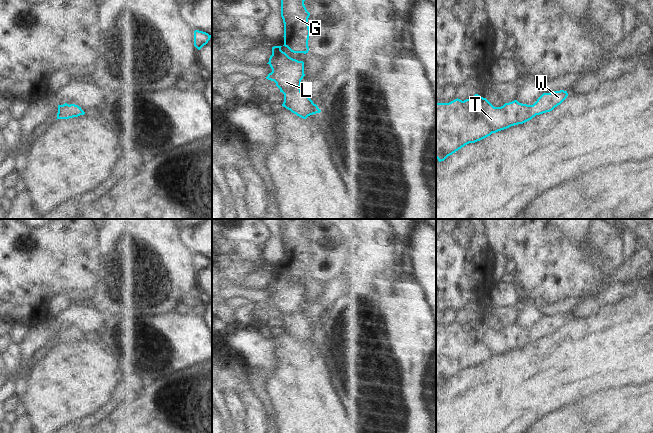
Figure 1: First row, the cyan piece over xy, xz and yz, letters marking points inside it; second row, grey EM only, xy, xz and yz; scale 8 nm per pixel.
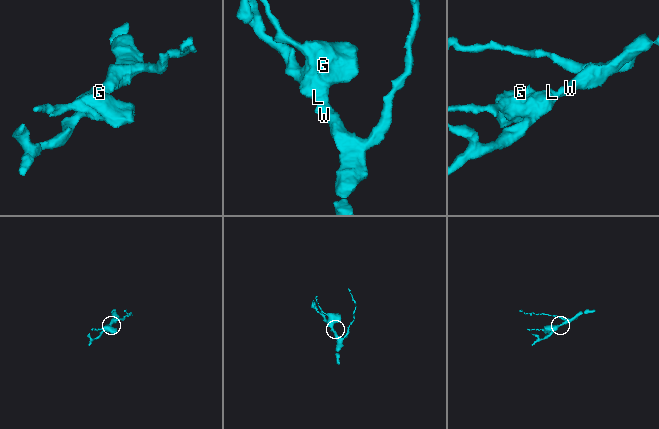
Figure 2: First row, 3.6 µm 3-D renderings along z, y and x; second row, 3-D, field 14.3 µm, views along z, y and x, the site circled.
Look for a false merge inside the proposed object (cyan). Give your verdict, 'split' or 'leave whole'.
leave whole

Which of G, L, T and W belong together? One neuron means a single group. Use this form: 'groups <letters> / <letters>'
groups G L T W

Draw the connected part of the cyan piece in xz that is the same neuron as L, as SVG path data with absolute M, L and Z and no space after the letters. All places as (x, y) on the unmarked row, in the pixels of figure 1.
M282 270L272 271L272 279L267 288L272 296L266 303L274 305L280 316L284 318L283 331L297 340L306 343L308 340L320 337L313 325L301 315L301 304L304 298L304 286L289 281L281 274Z

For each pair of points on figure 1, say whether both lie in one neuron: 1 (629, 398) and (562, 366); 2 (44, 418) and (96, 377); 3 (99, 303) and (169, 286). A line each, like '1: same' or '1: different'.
1: different
2: same
3: same

